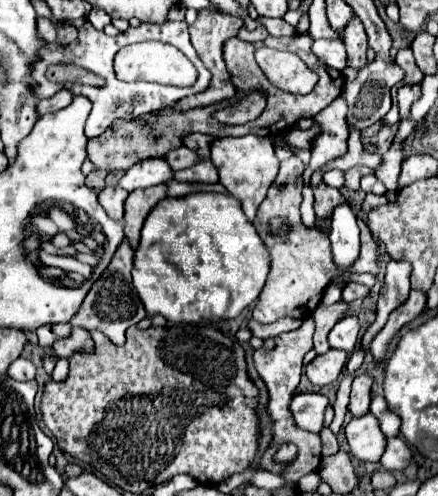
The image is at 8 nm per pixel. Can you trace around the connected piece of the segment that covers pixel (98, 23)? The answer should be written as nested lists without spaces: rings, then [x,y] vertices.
[[[92,8],[87,15],[87,20],[89,20],[95,30],[103,30],[111,22],[111,18],[100,8]]]

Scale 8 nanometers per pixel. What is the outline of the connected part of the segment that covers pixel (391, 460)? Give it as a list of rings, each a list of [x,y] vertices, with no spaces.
[[[401,436],[389,438],[389,440],[387,440],[387,450],[385,450],[385,454],[381,456],[381,466],[383,466],[387,472],[395,472],[395,470],[407,468],[409,462],[411,462],[411,450],[409,450],[409,446],[405,444],[405,440],[403,440]]]

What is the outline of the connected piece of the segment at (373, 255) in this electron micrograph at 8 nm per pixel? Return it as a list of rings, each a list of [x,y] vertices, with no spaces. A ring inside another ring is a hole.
[[[363,218],[357,220],[359,228],[361,228],[361,254],[357,258],[357,262],[353,264],[353,272],[371,272],[377,274],[379,272],[379,246],[377,242],[373,244],[373,236],[365,224]]]

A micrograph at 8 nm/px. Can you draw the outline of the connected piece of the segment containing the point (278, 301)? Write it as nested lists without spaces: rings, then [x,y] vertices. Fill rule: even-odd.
[[[297,156],[283,160],[275,182],[271,184],[265,200],[257,208],[255,230],[261,236],[271,258],[271,270],[267,282],[253,308],[253,318],[257,322],[267,324],[285,316],[301,318],[301,320],[311,316],[311,312],[317,308],[317,304],[323,298],[325,286],[337,274],[337,268],[331,260],[327,234],[323,234],[319,228],[307,230],[299,218],[303,170],[305,166]]]

